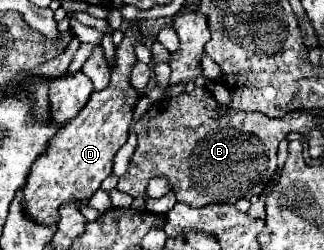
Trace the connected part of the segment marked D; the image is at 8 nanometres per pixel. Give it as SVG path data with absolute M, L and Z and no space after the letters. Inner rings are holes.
M131 25L125 31L121 45L115 47L115 63L111 65L111 81L105 89L91 93L87 105L79 111L69 125L63 125L59 133L47 145L47 153L35 161L31 167L31 177L23 189L23 209L25 213L43 223L57 221L57 209L69 199L89 199L111 175L115 153L127 143L129 125L133 121L135 103L139 93L131 85L129 77L137 63L135 43L143 43L143 31L139 25Z

